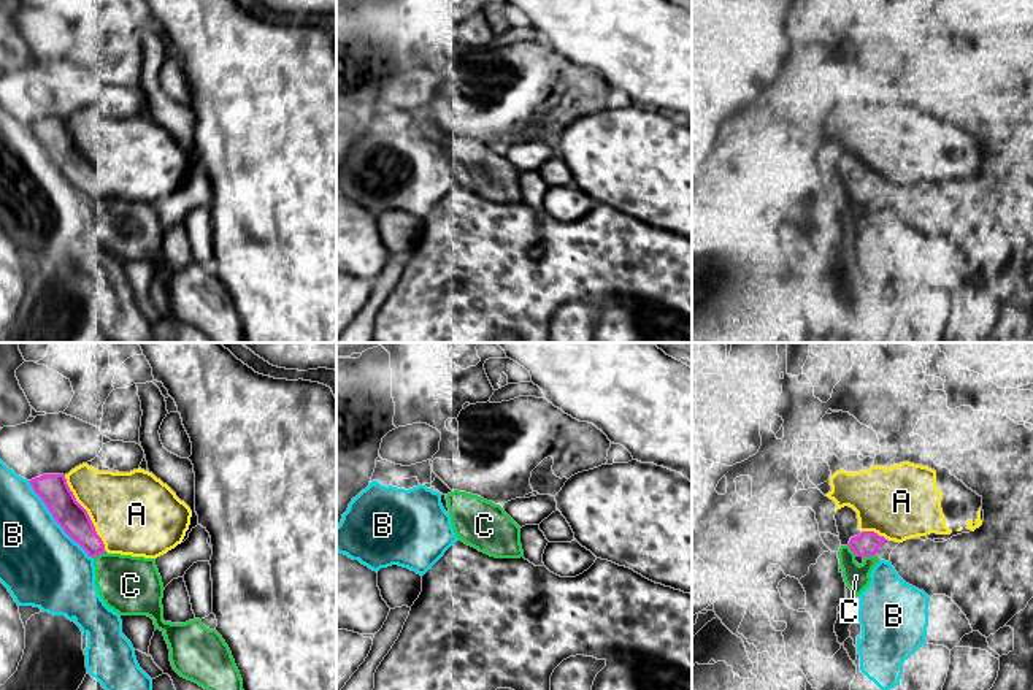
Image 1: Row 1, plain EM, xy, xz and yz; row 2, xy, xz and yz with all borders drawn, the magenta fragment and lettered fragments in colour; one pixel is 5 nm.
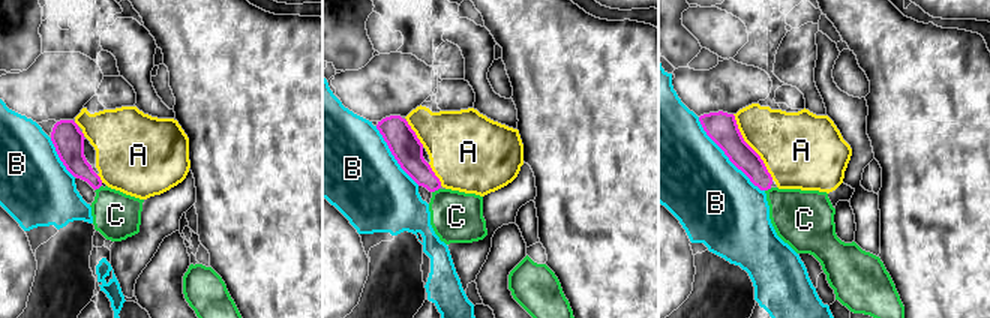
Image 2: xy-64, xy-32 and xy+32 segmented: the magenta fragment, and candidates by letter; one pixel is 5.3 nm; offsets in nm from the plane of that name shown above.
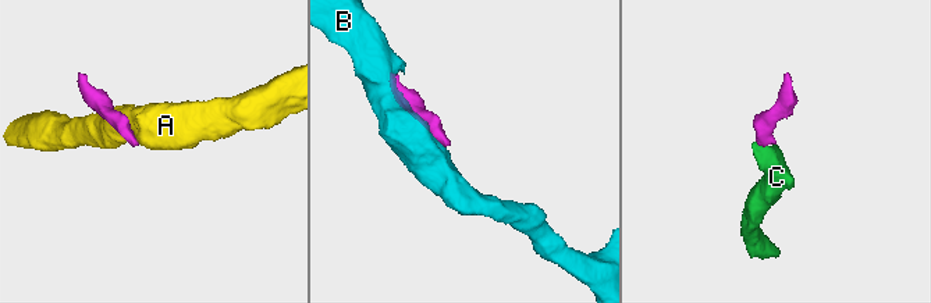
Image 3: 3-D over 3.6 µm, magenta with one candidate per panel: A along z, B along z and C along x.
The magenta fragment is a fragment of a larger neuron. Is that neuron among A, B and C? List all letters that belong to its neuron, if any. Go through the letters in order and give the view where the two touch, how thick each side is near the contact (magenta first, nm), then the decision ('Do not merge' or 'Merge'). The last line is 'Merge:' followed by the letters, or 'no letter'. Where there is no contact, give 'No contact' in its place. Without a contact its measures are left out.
A: Touches magenta in xy. Thickness 160 nm (magenta) against 420 nm. Do not merge
B: Touches magenta in xy. Thickness 160 nm (magenta) against 420 nm. Do not merge
C: Touches magenta in xy. Thickness 150 nm (magenta) against 300 nm. Merge
Merge: C

